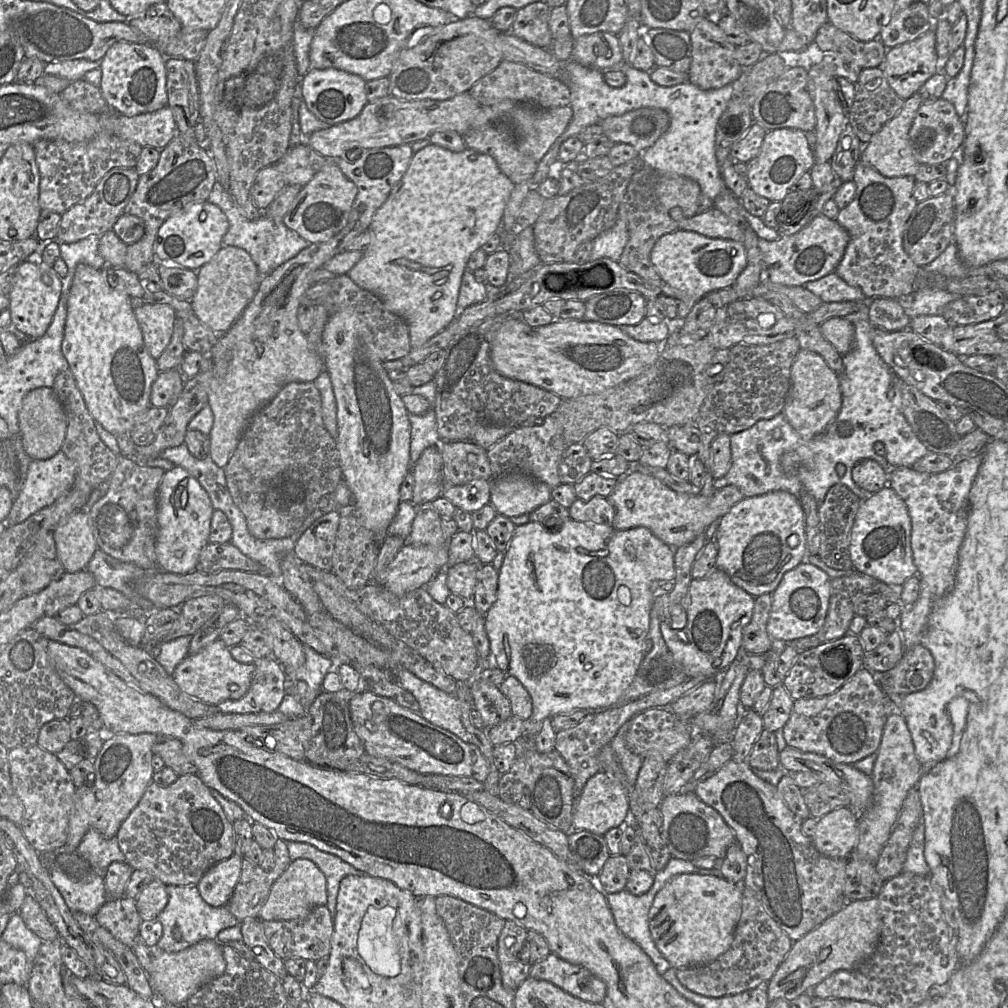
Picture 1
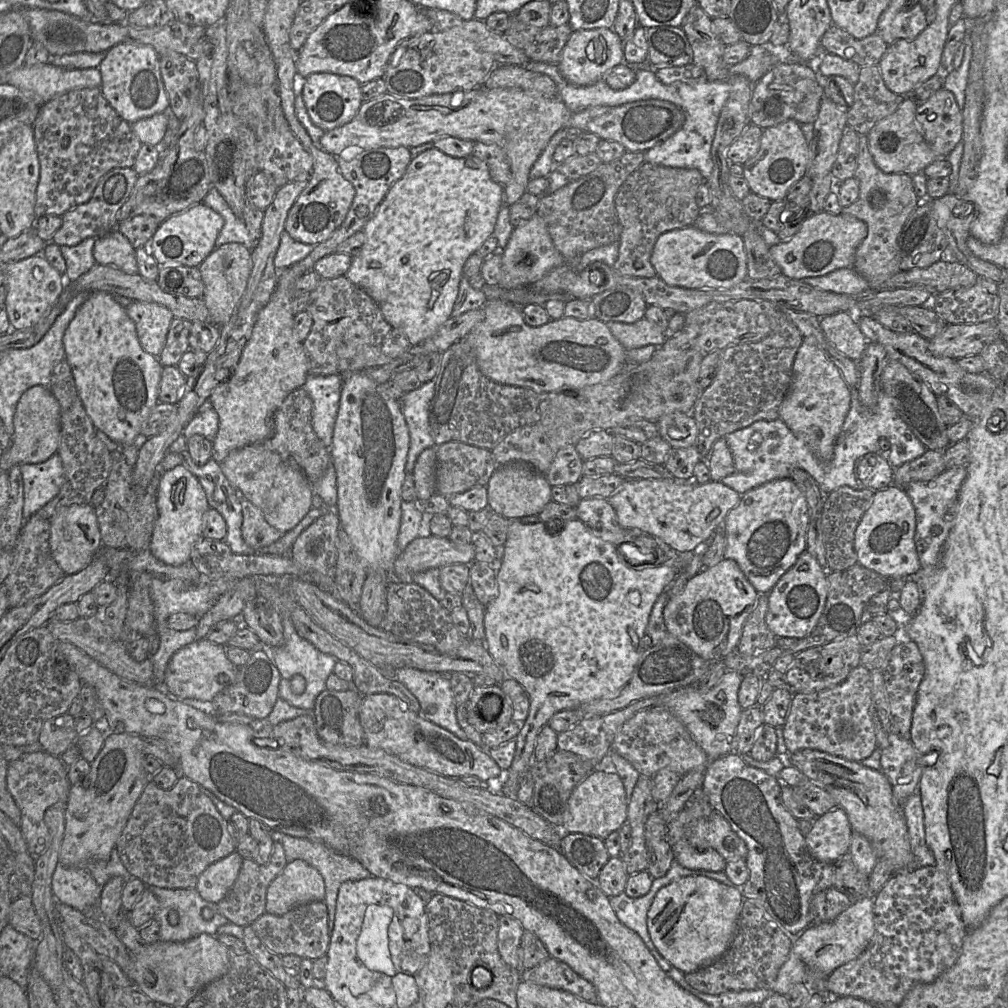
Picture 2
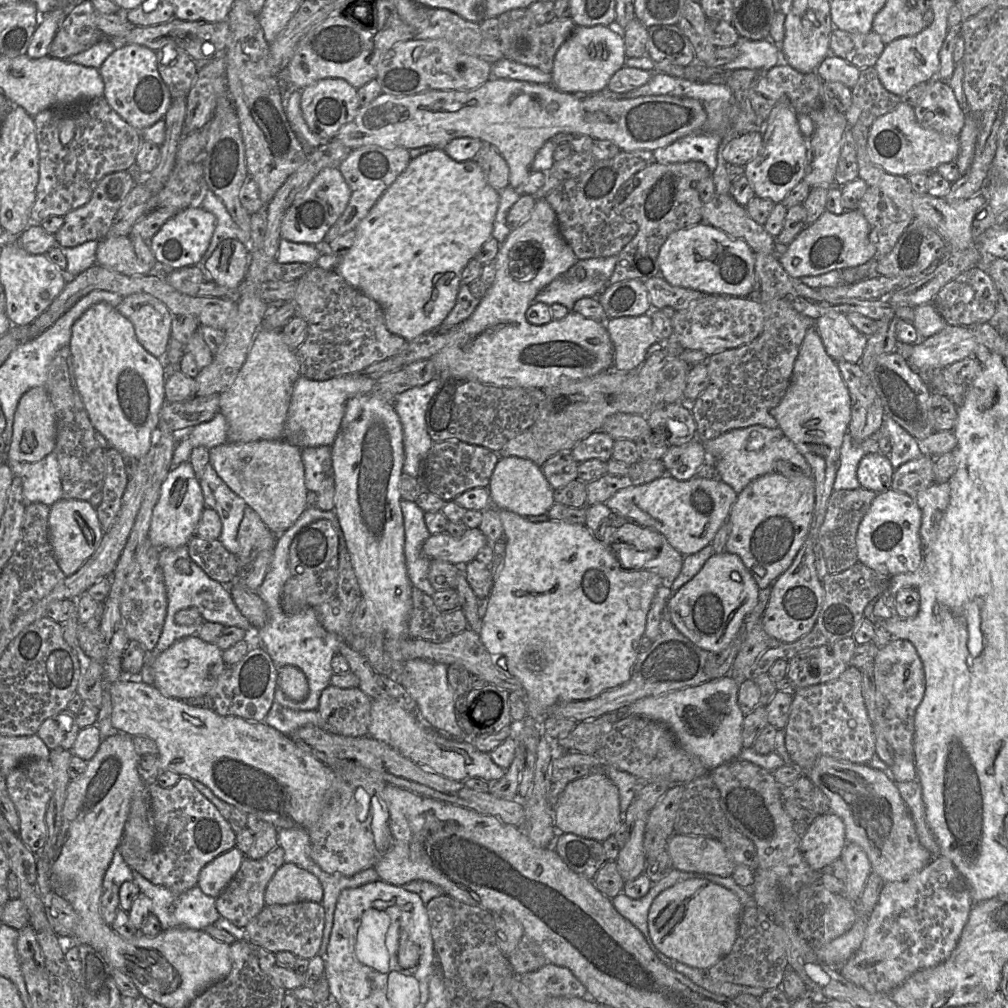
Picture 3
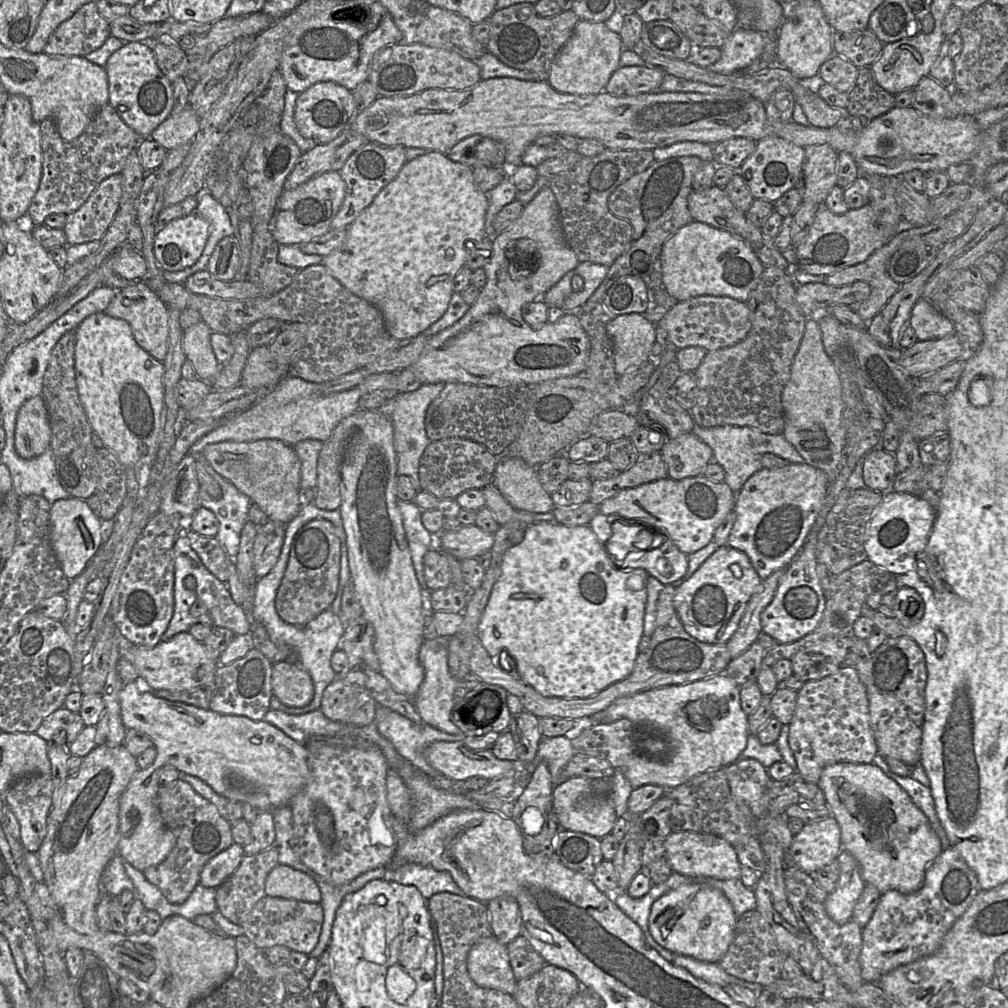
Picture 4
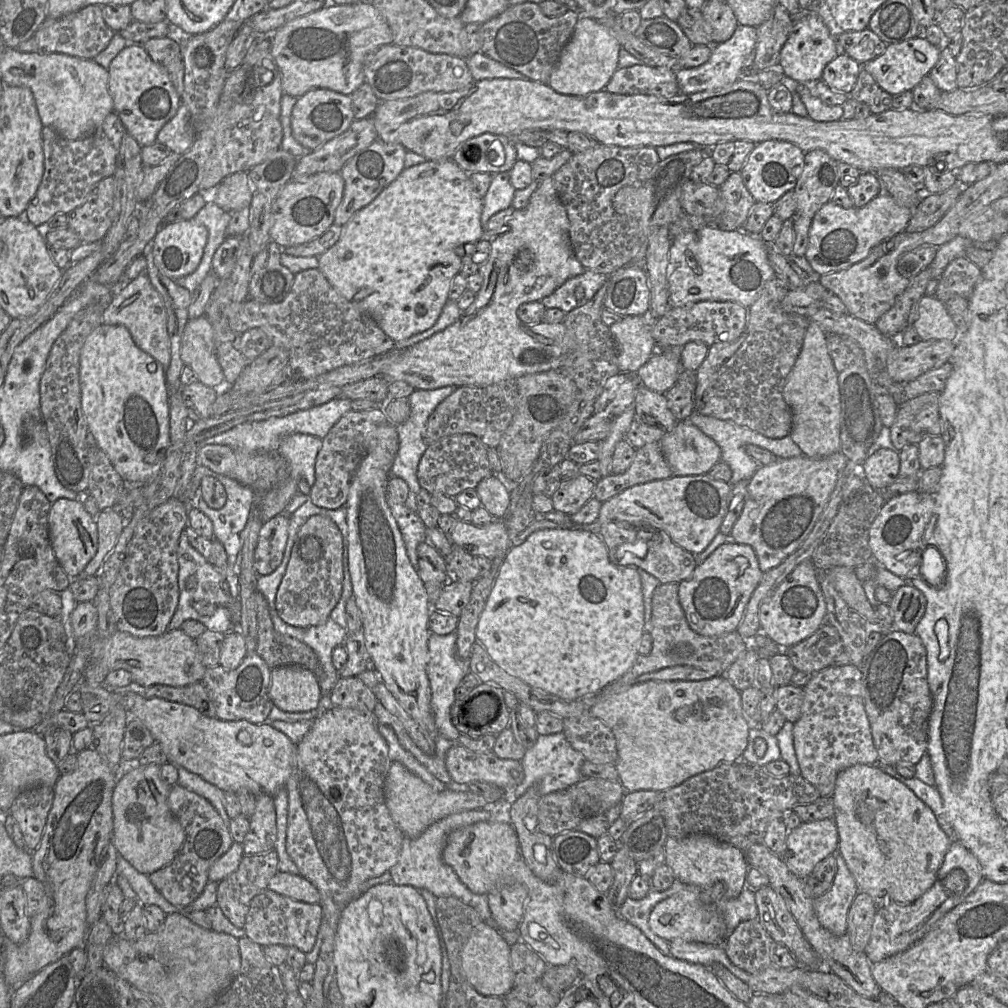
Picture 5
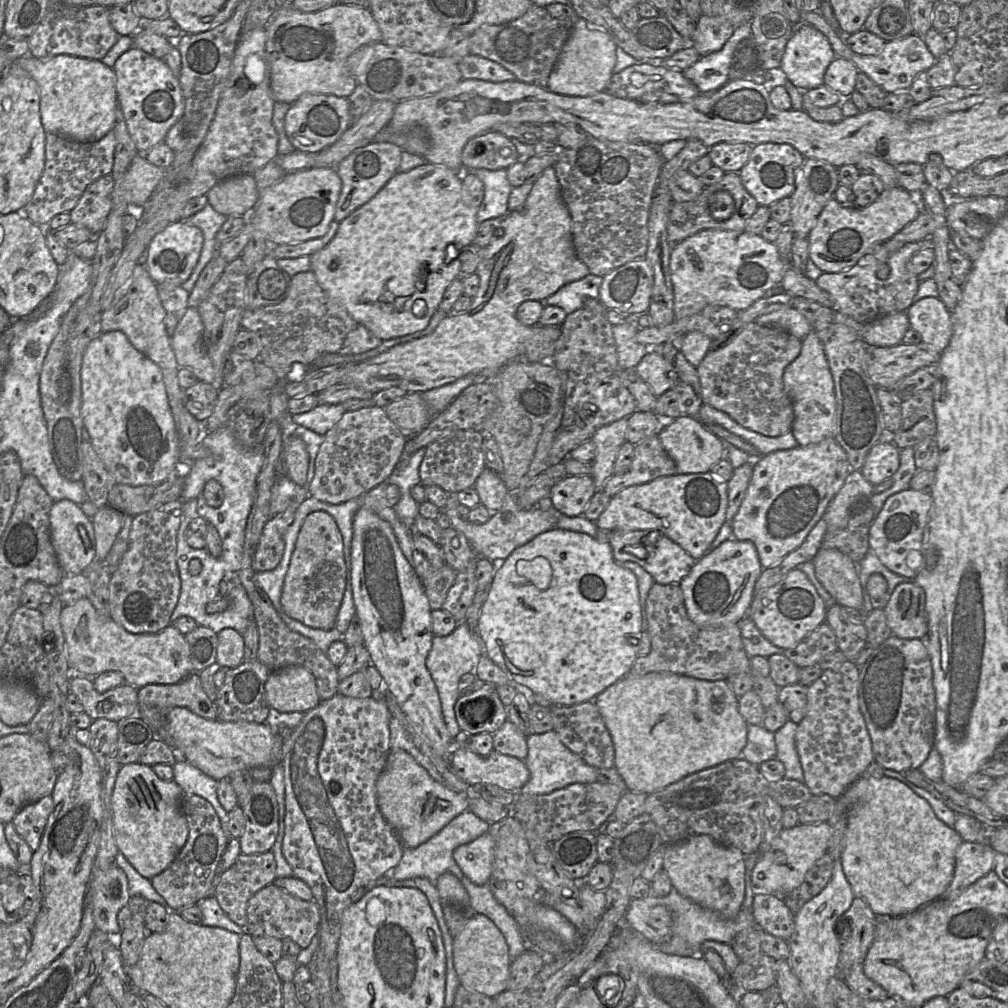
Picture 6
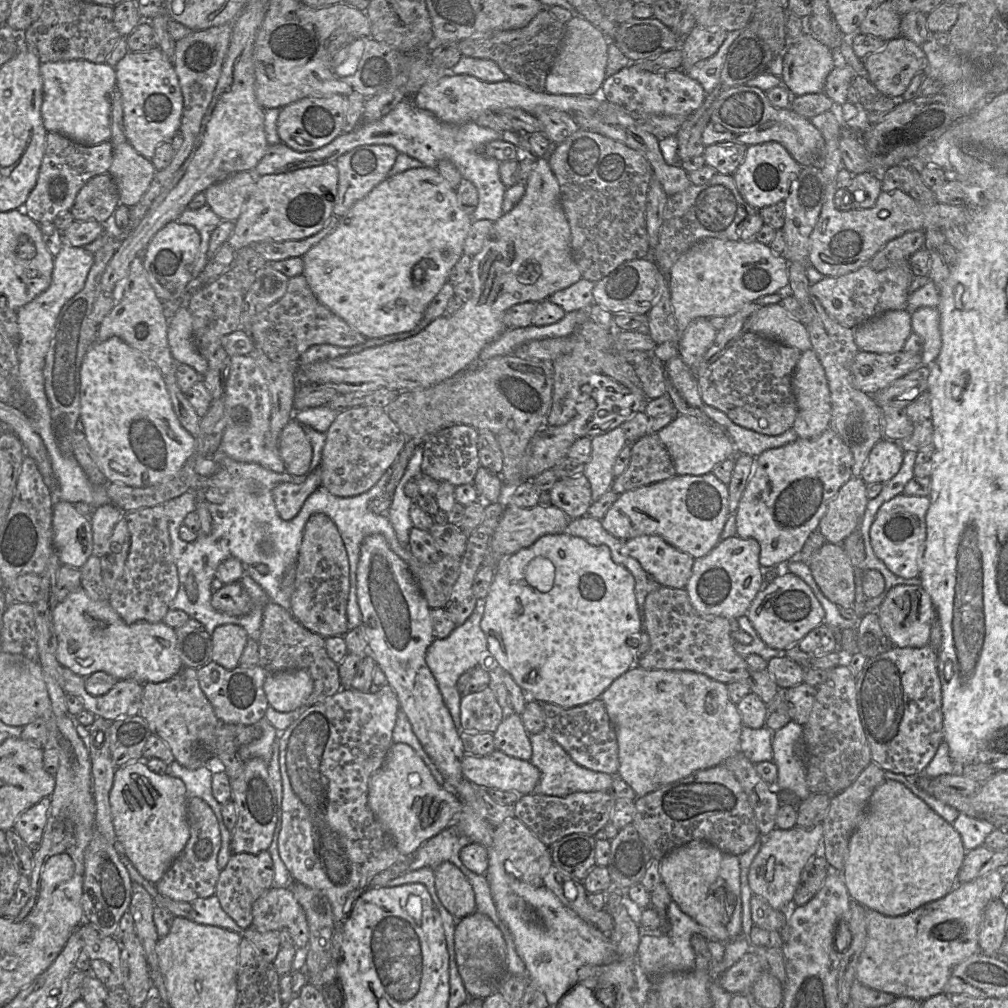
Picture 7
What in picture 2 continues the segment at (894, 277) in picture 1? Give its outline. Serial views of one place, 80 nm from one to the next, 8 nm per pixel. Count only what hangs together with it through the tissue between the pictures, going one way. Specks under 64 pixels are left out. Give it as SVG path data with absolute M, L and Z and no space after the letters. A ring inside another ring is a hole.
M859 135L858 163L855 176L859 182L859 197L841 215L864 221L868 234L855 253L853 268L868 282L870 291L885 291L884 282L900 271L898 264L898 236L909 217L920 204L914 193L912 176L887 174L875 164L869 151L868 135Z

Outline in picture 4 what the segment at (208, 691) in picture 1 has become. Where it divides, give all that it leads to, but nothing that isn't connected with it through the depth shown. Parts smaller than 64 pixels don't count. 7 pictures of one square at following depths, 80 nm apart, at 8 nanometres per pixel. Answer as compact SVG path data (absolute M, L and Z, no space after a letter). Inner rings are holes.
M180 632L166 641L160 641L150 648L130 643L119 635L120 657L128 660L135 667L152 690L189 691L203 688L209 683L218 666L218 658L197 641L188 632Z

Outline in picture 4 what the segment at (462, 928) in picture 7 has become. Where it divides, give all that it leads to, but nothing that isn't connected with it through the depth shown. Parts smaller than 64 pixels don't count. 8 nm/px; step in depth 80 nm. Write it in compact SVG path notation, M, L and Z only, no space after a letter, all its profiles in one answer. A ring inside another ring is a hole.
M493 935L482 938L469 951L467 970L475 984L513 996L517 979L514 976L507 946Z

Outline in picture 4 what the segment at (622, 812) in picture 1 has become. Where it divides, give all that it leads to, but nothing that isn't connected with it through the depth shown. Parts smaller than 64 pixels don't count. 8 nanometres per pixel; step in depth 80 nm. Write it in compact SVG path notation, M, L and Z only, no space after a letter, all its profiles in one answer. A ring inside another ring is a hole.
M573 777L553 790L554 812L561 829L585 833L602 839L612 833L618 819L613 802L607 795L594 792L594 781L587 777Z

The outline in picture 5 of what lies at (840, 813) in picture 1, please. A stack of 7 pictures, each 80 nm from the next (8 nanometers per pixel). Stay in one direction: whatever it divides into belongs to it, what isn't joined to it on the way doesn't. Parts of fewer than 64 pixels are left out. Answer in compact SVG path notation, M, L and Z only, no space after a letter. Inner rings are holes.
M834 819L802 822L788 832L782 860L795 876L806 879L820 861L838 853L838 847Z

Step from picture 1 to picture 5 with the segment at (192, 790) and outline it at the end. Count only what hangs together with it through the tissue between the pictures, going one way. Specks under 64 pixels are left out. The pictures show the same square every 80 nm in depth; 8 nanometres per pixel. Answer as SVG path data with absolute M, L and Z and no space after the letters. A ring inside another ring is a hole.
M178 783L170 787L167 805L183 827L185 841L172 862L148 875L148 878L168 902L178 907L186 907L203 892L208 883L210 867L230 848L233 839L212 804Z

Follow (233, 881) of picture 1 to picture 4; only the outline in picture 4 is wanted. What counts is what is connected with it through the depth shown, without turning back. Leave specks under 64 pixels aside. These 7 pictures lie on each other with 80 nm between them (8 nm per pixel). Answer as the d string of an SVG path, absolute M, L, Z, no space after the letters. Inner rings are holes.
M233 842L204 865L199 884L217 888L237 869L244 855L243 847Z

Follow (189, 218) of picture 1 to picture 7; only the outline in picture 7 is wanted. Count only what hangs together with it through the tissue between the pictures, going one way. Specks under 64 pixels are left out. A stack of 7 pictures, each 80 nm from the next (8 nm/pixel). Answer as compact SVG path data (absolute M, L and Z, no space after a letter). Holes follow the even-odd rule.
M172 221L161 228L142 253L148 280L161 301L179 299L192 280L193 263L200 245L198 231L189 224Z

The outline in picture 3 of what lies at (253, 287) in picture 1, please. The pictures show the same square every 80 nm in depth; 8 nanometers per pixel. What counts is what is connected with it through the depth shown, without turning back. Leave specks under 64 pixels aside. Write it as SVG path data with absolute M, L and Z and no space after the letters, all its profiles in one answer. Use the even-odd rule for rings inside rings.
M237 239L223 240L203 265L203 269L220 286L238 290L246 278L250 248Z

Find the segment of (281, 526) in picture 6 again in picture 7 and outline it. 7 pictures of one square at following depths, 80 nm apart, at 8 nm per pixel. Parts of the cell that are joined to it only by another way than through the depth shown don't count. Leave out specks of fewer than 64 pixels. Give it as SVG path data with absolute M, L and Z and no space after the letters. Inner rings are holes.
M317 467L301 484L284 482L272 491L275 507L281 519L293 520L301 511L308 497L321 486L321 470Z

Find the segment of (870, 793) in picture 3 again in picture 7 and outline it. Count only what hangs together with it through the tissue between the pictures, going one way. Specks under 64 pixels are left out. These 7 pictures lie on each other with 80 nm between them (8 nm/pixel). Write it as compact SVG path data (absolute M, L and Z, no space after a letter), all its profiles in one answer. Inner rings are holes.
M885 779L874 790L862 819L850 837L843 880L851 898L866 909L885 916L902 916L948 894L957 883L956 877L965 853L961 836L952 824L938 815L906 785Z

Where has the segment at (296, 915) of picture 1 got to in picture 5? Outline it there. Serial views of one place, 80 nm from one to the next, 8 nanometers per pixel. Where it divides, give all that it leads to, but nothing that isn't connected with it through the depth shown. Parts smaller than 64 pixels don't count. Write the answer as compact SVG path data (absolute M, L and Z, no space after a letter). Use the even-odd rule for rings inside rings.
M278 871L269 880L267 888L278 894L310 904L320 901L317 888L300 874Z

